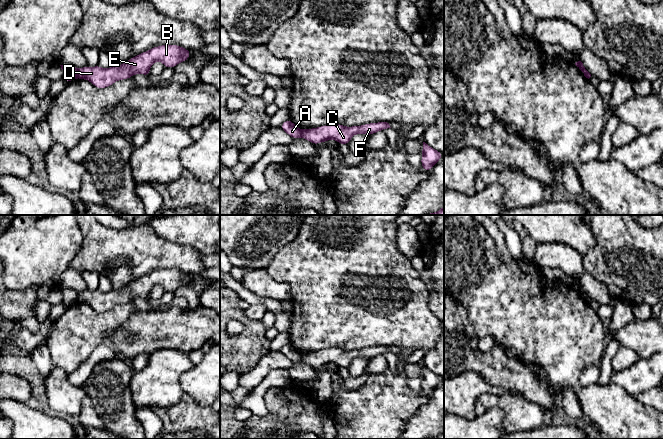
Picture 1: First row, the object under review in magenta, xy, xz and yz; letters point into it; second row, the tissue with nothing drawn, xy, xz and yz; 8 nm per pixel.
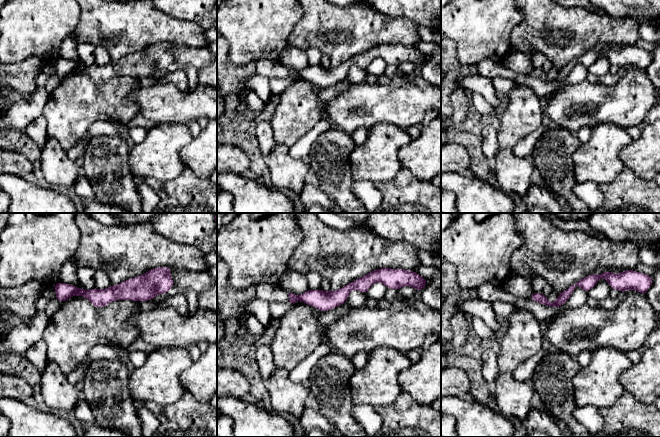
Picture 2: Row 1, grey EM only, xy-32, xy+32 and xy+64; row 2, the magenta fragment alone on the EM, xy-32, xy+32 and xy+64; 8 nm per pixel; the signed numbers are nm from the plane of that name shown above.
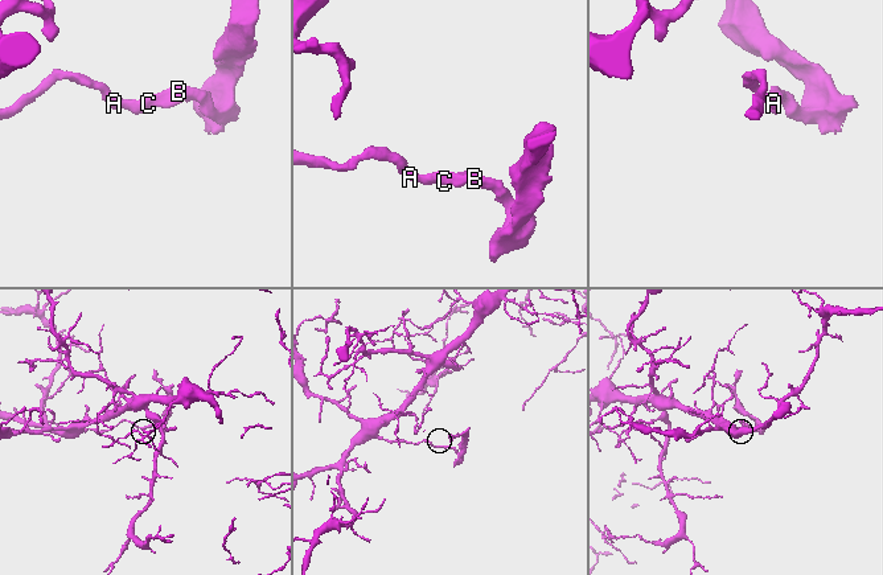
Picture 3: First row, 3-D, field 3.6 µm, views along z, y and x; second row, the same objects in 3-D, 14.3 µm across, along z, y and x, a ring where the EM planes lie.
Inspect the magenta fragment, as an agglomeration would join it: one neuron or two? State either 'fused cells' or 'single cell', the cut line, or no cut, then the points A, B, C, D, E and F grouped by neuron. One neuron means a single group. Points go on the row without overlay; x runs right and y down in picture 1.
fused cells; cut xy (78, 294), (76, 301); groups A / B C D E F

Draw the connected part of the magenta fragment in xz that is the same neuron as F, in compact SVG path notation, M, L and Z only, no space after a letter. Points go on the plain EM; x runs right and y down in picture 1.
M376 346L351 351L346 351L341 348L327 348L317 352L302 354L301 361L314 369L331 363L336 364L338 368L348 369L355 358L366 358L370 360L387 352L391 352L387 346Z

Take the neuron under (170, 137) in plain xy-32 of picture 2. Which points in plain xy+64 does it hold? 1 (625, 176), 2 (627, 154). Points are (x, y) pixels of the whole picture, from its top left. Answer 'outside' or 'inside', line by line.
1: outside
2: outside

